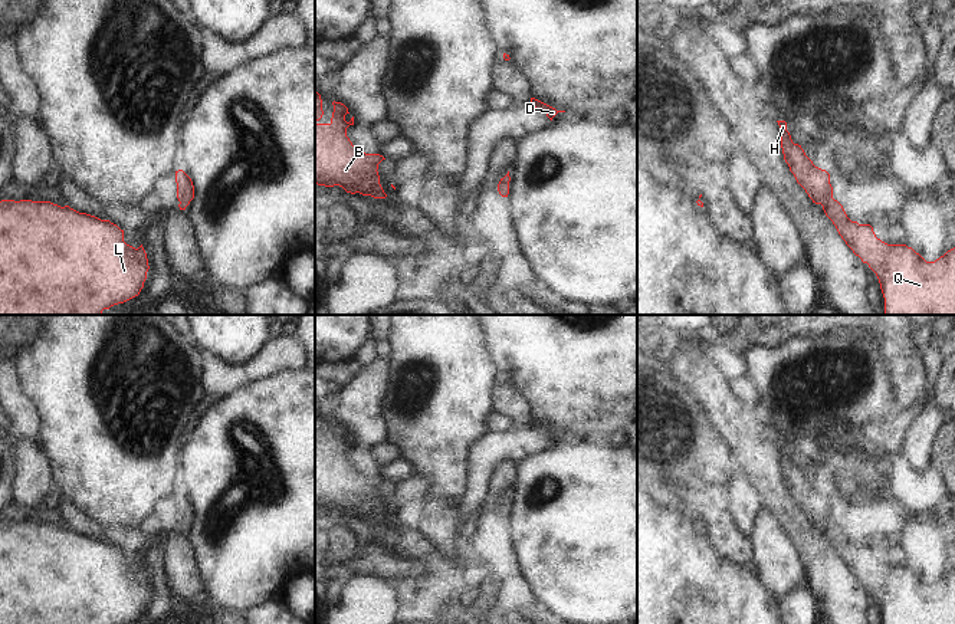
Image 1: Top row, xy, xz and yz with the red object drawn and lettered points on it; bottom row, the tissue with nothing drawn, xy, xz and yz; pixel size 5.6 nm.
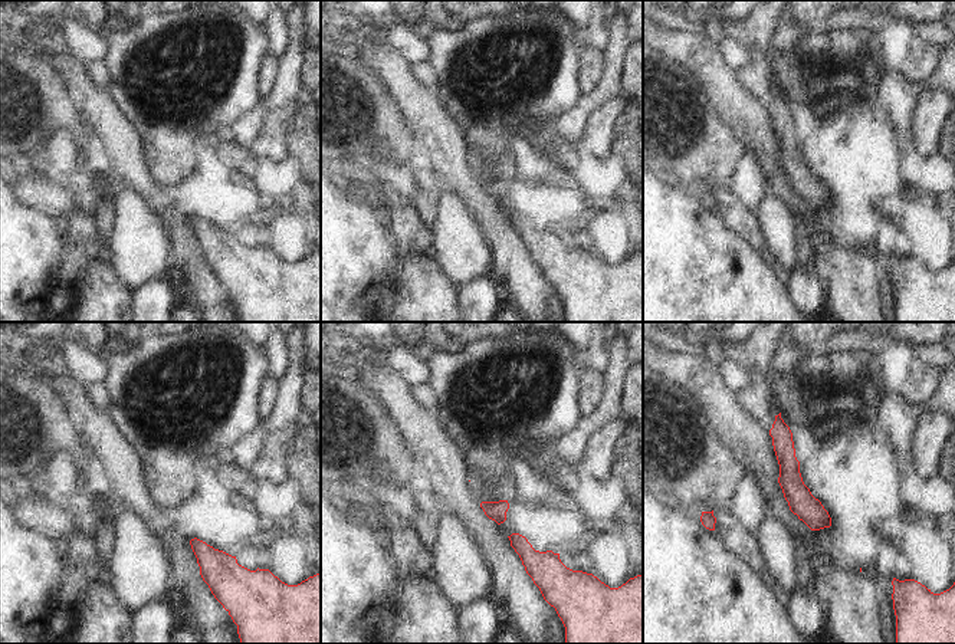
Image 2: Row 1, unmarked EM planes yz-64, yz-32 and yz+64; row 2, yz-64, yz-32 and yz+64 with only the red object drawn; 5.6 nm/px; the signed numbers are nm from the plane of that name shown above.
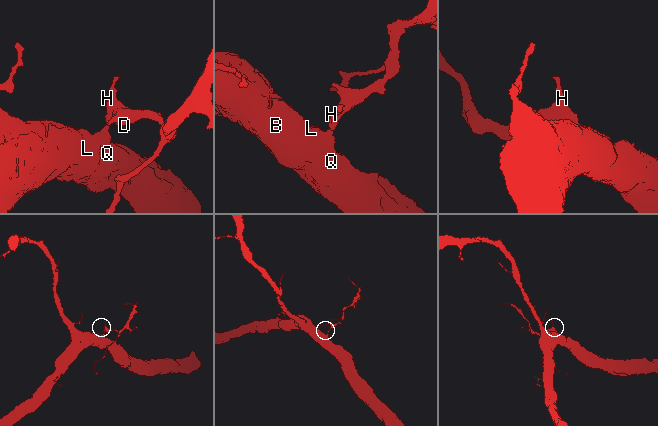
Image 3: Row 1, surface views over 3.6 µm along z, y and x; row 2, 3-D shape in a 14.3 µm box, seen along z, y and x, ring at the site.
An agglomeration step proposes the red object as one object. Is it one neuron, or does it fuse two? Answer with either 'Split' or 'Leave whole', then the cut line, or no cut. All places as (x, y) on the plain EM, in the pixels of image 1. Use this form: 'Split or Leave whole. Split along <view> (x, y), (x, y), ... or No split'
Leave whole. No split.

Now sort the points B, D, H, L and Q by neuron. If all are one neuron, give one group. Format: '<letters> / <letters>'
B D H L Q

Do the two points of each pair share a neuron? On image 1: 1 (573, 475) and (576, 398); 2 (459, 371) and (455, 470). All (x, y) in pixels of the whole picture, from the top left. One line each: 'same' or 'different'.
1: different
2: same

